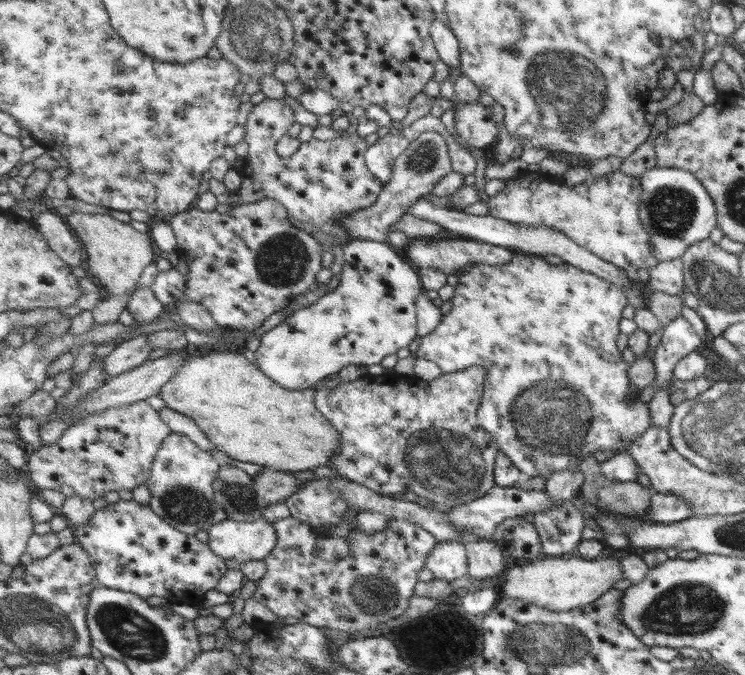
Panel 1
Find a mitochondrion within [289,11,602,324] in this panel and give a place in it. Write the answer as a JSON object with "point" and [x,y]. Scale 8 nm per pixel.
{"point":[424,158]}

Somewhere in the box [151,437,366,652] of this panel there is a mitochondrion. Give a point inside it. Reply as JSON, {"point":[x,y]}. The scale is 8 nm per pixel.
{"point":[183,504]}

